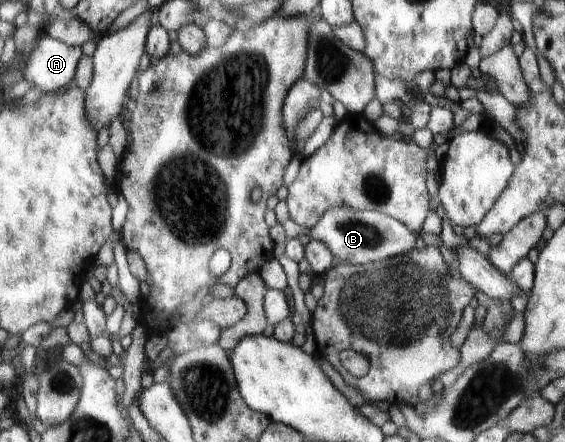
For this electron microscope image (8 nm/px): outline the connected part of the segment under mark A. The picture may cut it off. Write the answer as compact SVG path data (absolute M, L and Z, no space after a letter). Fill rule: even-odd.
M42 31L34 55L28 61L26 67L26 79L32 81L32 88L38 87L44 93L56 93L56 91L64 91L64 89L75 86L77 70L80 61L84 58L84 51L81 46L72 46L64 41L60 41L50 34Z

